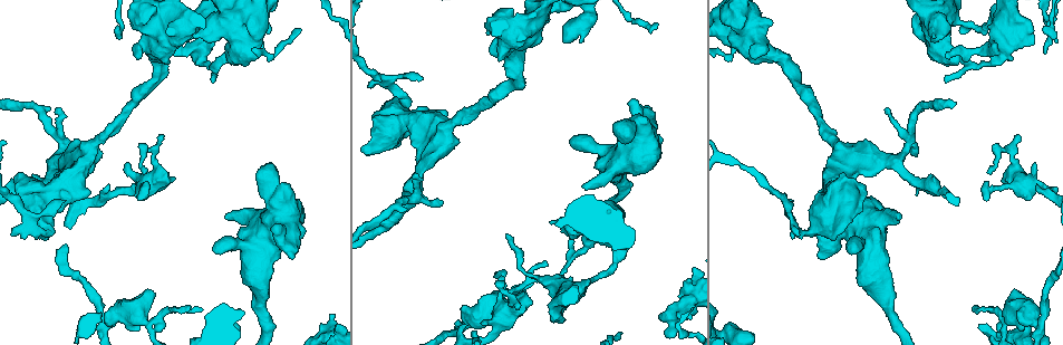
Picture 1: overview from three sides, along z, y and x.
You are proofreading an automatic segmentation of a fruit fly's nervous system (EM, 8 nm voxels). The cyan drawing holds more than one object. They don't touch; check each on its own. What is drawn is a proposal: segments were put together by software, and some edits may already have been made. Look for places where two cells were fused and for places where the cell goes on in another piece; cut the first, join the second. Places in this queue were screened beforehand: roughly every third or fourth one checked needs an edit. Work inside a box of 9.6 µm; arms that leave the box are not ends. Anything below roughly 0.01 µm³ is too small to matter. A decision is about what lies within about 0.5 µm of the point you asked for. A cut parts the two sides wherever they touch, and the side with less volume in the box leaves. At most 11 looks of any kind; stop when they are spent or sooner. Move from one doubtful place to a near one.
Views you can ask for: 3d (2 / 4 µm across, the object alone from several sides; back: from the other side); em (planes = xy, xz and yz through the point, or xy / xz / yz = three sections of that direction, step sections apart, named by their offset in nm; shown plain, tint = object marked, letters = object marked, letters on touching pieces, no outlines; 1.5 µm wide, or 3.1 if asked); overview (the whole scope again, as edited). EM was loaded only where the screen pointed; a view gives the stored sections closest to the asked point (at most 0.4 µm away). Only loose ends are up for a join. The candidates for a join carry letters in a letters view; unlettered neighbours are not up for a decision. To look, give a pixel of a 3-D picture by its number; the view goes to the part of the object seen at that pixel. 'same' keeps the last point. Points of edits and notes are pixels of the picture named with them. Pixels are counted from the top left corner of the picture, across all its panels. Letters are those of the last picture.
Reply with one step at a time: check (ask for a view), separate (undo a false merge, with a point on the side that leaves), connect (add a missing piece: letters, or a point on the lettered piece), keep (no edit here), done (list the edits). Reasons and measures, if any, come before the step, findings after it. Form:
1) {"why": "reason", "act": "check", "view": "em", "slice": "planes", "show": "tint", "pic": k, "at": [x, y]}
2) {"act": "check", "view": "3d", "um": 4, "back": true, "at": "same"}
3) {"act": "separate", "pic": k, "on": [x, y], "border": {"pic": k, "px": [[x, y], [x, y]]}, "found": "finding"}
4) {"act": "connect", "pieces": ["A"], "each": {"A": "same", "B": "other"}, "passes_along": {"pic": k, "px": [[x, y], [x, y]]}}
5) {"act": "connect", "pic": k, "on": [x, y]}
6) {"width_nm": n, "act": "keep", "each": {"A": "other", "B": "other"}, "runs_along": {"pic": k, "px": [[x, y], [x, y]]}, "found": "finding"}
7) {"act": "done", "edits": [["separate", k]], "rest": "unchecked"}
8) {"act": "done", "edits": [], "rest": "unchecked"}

{"act": "check", "view": "3d", "um": 4, "pic": 1, "at": [201, 50]}

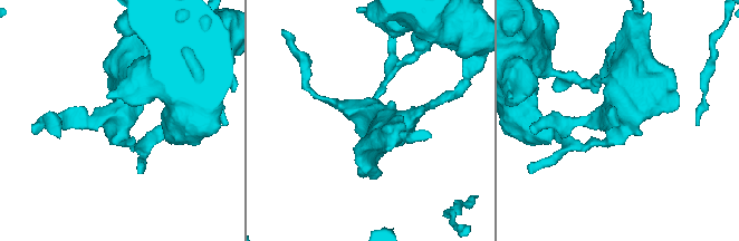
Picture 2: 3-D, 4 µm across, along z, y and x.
{"why": "now the EM", "act": "check", "view": "em", "slice": "planes", "show": "tint", "pic": 2, "at": [372, 111]}

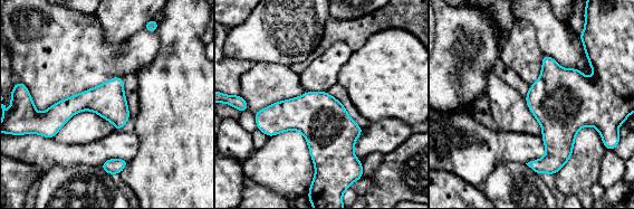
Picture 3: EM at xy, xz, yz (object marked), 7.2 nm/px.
{"act": "check", "view": "em", "slice": "planes", "show": "letters", "at": "same"}

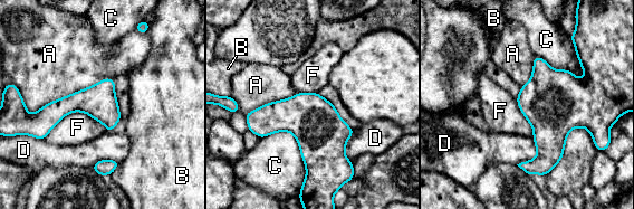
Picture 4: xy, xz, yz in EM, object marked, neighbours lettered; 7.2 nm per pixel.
{"act": "keep", "each": {"A": "other", "B": "other", "C": "other", "D": "other", "F": "other"}, "border": {"pic": 4, "px": [[261, 136], [295, 138], [298, 197]]}, "found": "all the same cell"}

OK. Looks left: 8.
{"why": "tapers out", "act": "check", "view": "3d", "um": 4, "back": true, "pic": 1, "at": [516, 306]}

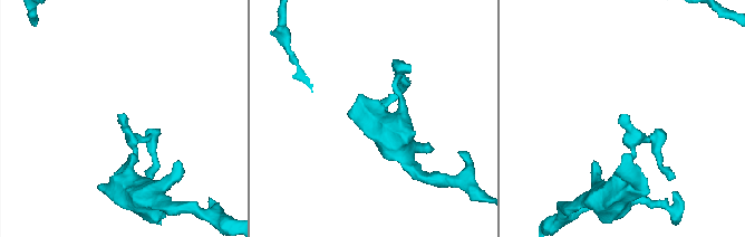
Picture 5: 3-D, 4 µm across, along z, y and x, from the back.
{"act": "check", "view": "em", "slice": "planes", "show": "letters", "pic": 5, "at": [622, 116]}

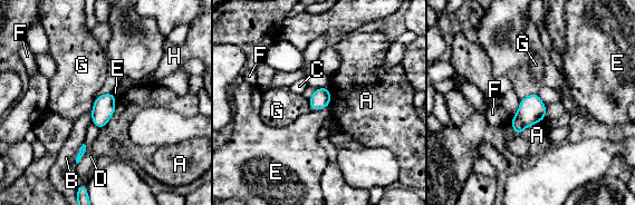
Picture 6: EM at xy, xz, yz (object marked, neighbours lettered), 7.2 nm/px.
{"act": "keep", "each": {"A": "other", "B": "other", "C": "other", "D": "other", "E": "other", "F": "other", "G": "other", "H": "other"}, "border": {"pic": 6, "px": [[328, 105], [311, 110]]}, "found": "none of them fits"}

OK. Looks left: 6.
{"why": "tapers out", "act": "check", "view": "em", "slice": "planes", "show": "tint", "pic": 1, "at": [507, 236]}

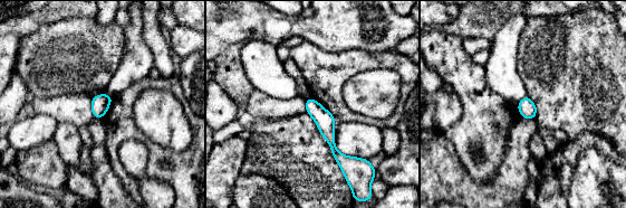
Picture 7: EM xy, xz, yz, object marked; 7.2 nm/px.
{"why": "see the neighbours", "act": "check", "view": "em", "slice": "planes", "show": "letters", "at": "same"}

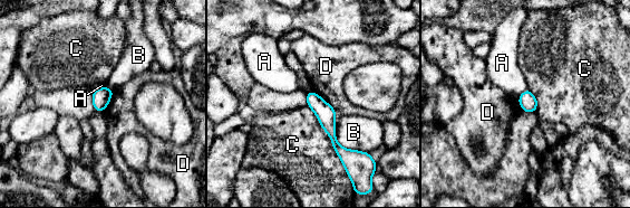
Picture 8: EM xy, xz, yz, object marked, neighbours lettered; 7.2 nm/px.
{"longest_contact_nm": ["C", 550], "act": "keep", "each": {"A": "other", "B": "other", "C": "other", "D": "other"}, "found": "no lettered piece goes on from it"}

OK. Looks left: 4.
{"why": "calibre changes", "act": "check", "view": "3d", "um": 4, "pic": 1, "at": [956, 24]}

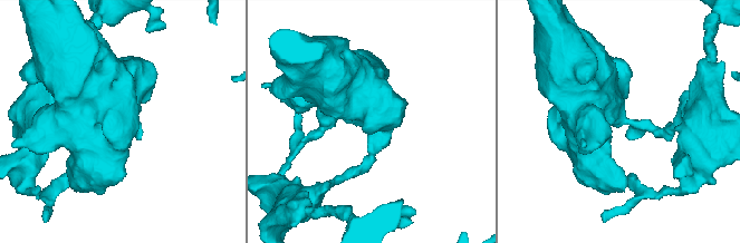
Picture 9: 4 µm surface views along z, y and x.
{"act": "check", "view": "em", "slice": "planes", "show": "tint", "pic": 9, "at": [624, 118]}

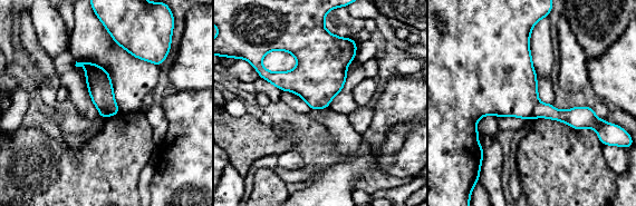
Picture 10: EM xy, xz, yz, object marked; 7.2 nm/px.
{"why": "what lies round it", "act": "check", "view": "em", "slice": "planes", "show": "letters", "at": "same"}

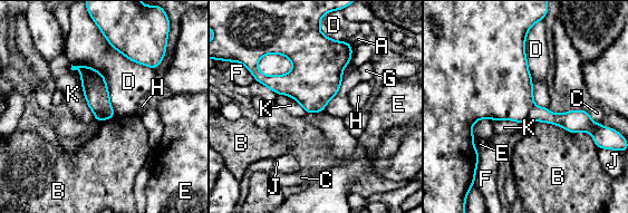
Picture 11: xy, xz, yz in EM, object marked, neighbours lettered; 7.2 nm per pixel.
{"act": "separate", "pic": 11, "on": [538, 114], "each": {"A": "other", "B": "other", "C": "other", "D": "other", "E": "other", "F": "other", "G": "other", "H": "other", "J": "other", "K": "other"}, "border": {"pic": 11, "px": [[534, 105], [528, 120]]}, "found": "two cells meet here"}

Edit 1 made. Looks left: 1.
{"act": "done", "edits": [["separate", 11]], "rest": "unchecked"}

